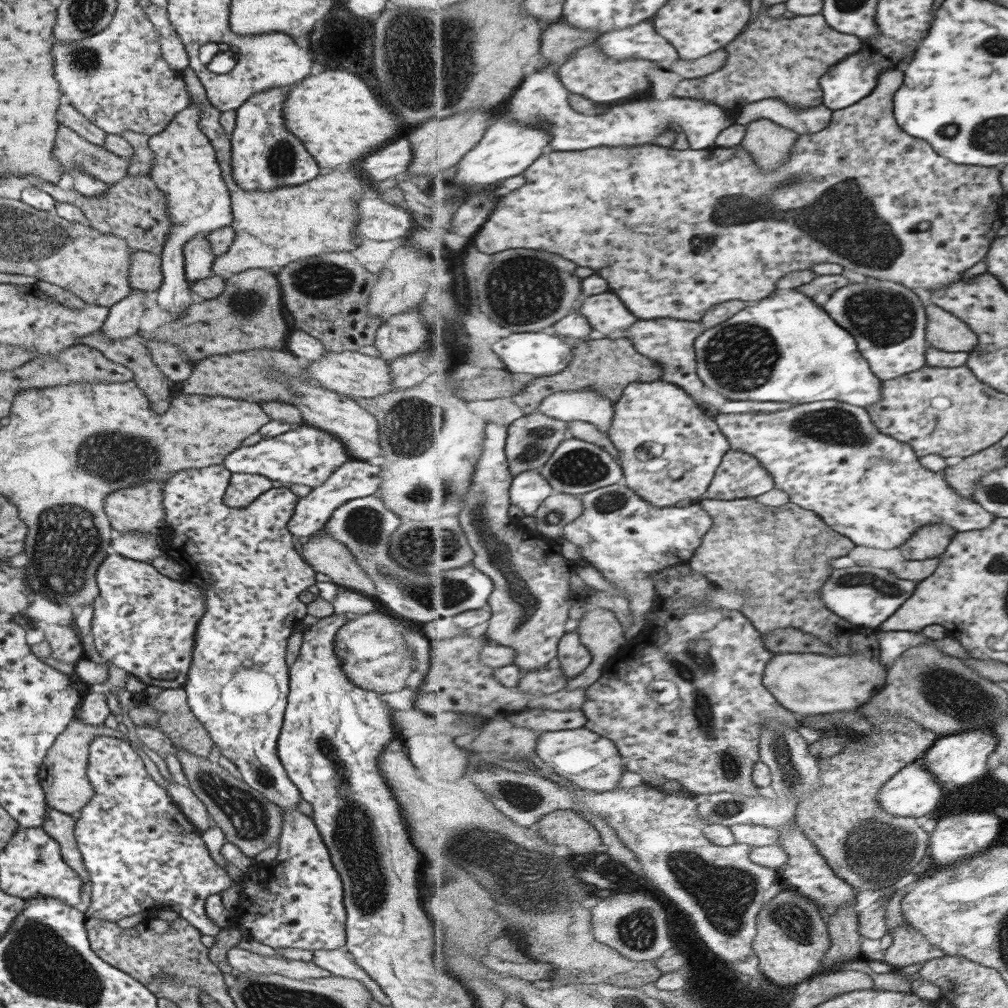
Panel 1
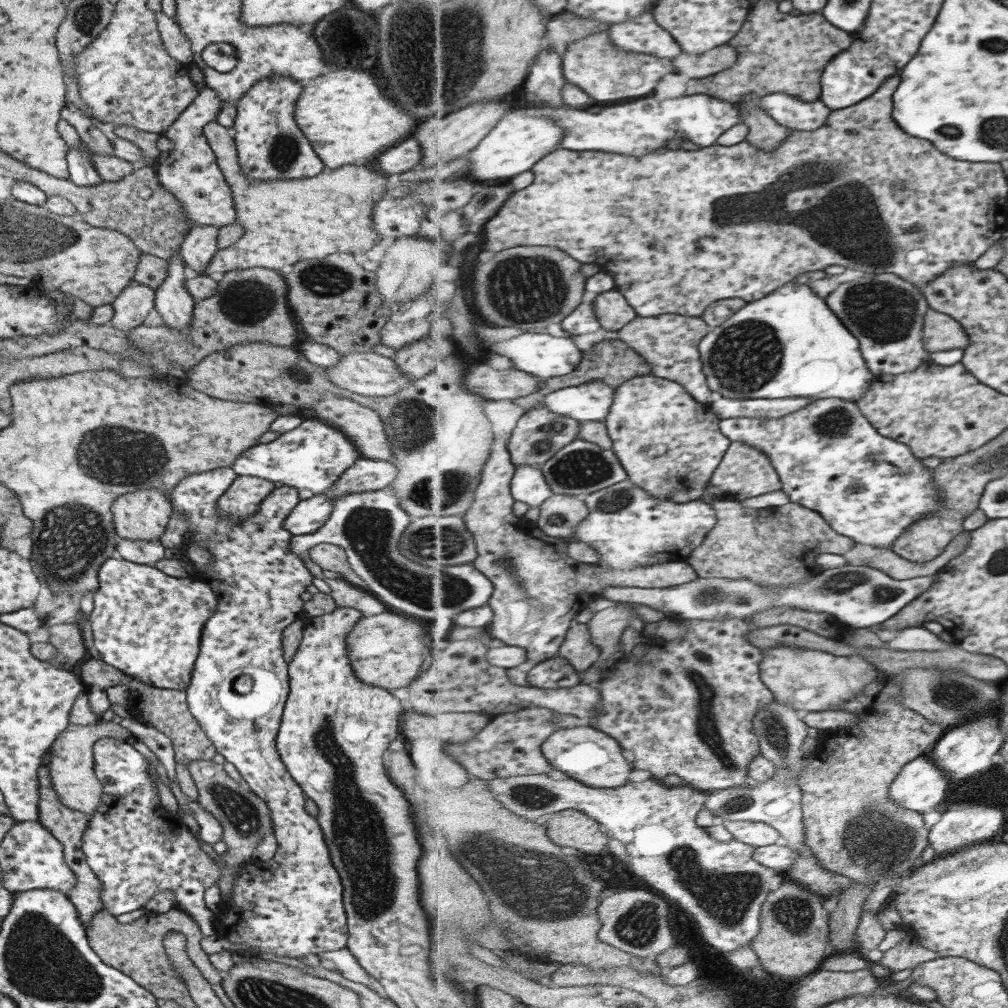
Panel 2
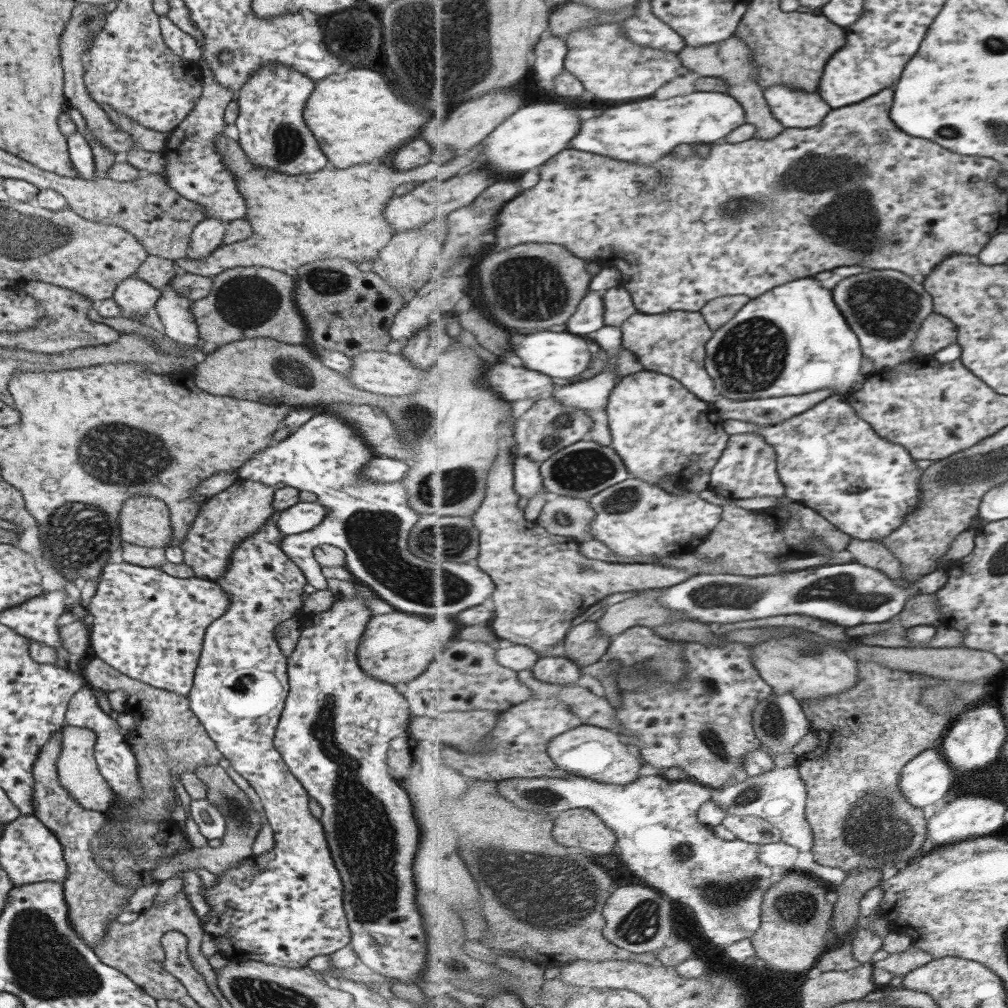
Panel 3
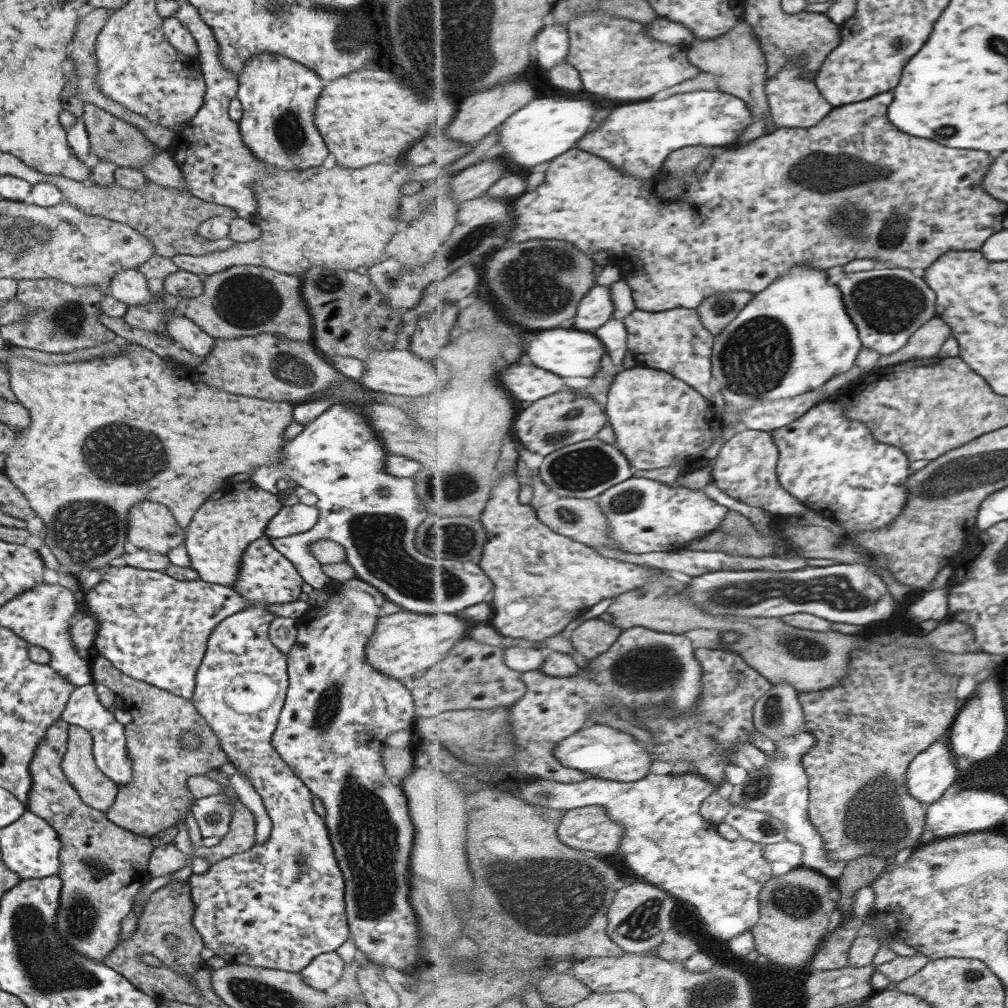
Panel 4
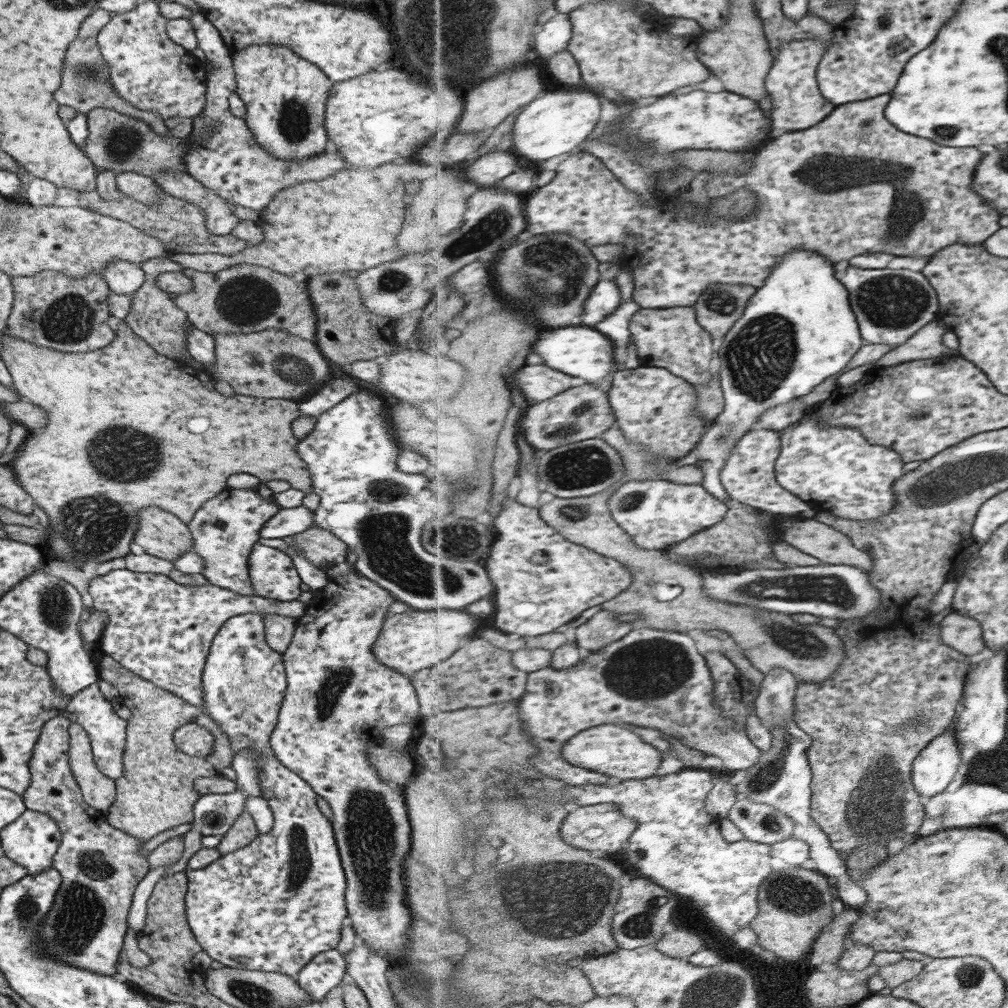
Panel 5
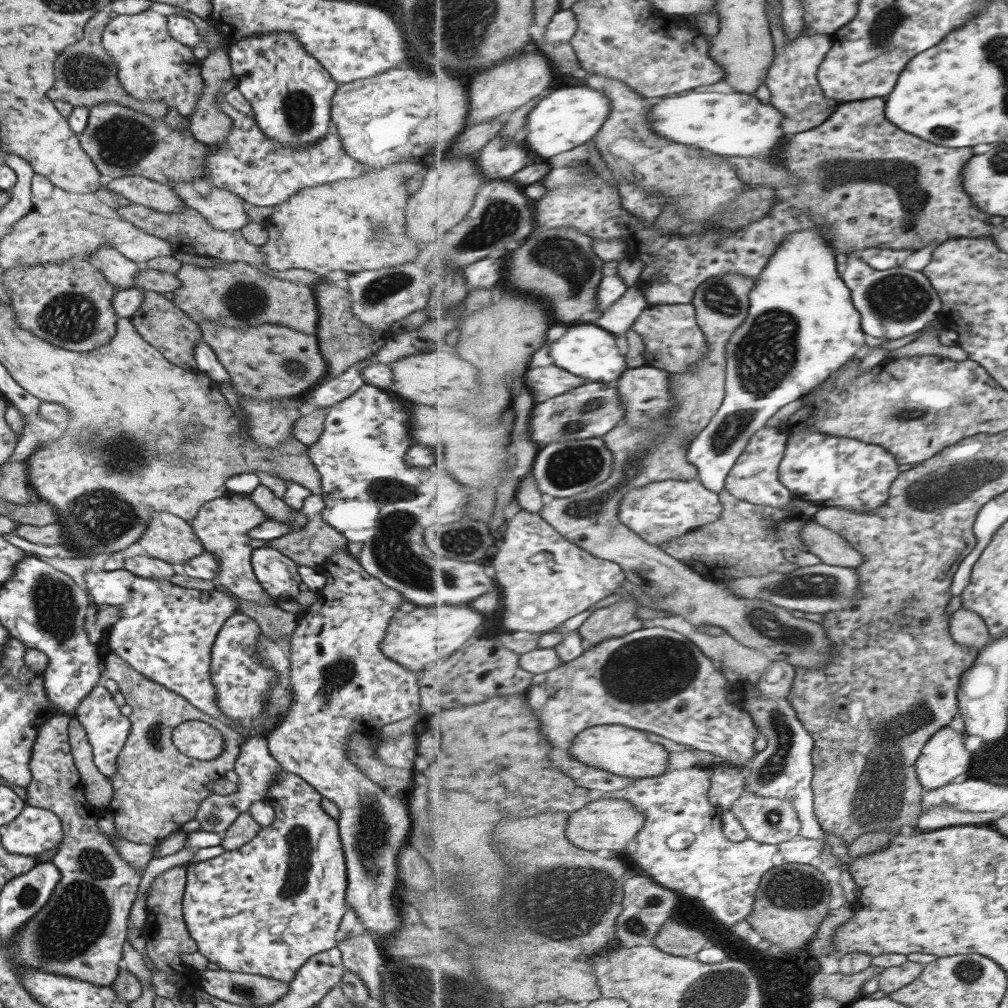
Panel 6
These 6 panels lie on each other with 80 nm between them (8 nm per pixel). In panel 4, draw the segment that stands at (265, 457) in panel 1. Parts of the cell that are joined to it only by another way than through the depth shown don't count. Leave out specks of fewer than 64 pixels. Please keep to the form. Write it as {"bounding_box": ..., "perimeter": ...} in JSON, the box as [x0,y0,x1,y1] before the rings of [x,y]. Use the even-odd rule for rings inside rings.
{"bounding_box":[249,401,495,615],"perimeter":[[[353,401],[334,402],[317,418],[306,422],[297,436],[286,441],[282,451],[277,452],[277,465],[260,466],[249,474],[251,481],[271,494],[279,492],[275,482],[282,478],[289,484],[295,483],[296,486],[306,488],[317,497],[314,507],[318,515],[316,523],[309,530],[283,538],[269,537],[267,541],[291,562],[302,581],[315,590],[326,589],[328,585],[318,568],[318,562],[312,558],[308,548],[314,540],[331,539],[345,549],[346,563],[354,570],[355,578],[374,586],[385,600],[395,603],[403,611],[426,615],[445,612],[457,615],[457,612],[477,602],[489,602],[489,594],[495,590],[495,583],[478,564],[471,561],[429,558],[414,547],[416,528],[431,512],[425,510],[425,505],[418,500],[411,477],[399,478],[384,471],[388,454],[370,427],[370,422],[362,411],[363,405],[365,404]]]}

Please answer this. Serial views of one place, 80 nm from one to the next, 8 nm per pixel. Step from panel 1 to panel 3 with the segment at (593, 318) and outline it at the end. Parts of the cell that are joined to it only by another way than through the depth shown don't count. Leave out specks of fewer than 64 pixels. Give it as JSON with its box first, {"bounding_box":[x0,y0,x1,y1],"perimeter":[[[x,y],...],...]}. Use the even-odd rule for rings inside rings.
{"bounding_box":[604,282,638,327],"perimeter":[[[625,282],[609,289],[604,293],[605,299],[605,326],[622,327],[627,320],[638,312],[638,308],[632,299],[632,294]]]}

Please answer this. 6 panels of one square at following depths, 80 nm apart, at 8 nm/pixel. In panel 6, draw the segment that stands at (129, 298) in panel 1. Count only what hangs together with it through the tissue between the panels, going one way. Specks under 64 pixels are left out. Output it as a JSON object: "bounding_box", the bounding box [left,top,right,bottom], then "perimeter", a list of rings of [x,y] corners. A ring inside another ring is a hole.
{"bounding_box":[95,246,139,291],"perimeter":[[[101,246],[95,256],[101,263],[100,271],[117,291],[130,289],[134,286],[133,279],[139,270],[138,264],[126,260],[117,250],[111,246]]]}

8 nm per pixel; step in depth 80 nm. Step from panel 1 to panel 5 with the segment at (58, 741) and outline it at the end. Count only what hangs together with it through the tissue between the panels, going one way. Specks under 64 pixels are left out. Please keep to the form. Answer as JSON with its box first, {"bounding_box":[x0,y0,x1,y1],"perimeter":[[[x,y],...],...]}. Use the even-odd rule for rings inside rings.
{"bounding_box":[68,723,115,813],"perimeter":[[[75,723],[68,727],[68,763],[85,804],[102,813],[107,811],[115,801],[114,780],[97,770],[88,735]]]}

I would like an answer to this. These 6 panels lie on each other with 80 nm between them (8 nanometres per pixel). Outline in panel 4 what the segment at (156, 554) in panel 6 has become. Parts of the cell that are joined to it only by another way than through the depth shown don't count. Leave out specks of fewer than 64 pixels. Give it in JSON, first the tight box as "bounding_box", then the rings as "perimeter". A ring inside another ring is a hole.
{"bounding_box":[127,500,184,555],"perimeter":[[[143,500],[135,503],[128,510],[127,520],[127,542],[130,542],[141,550],[166,555],[171,548],[177,548],[179,544],[184,542],[184,529],[176,523],[167,507],[157,502]]]}

